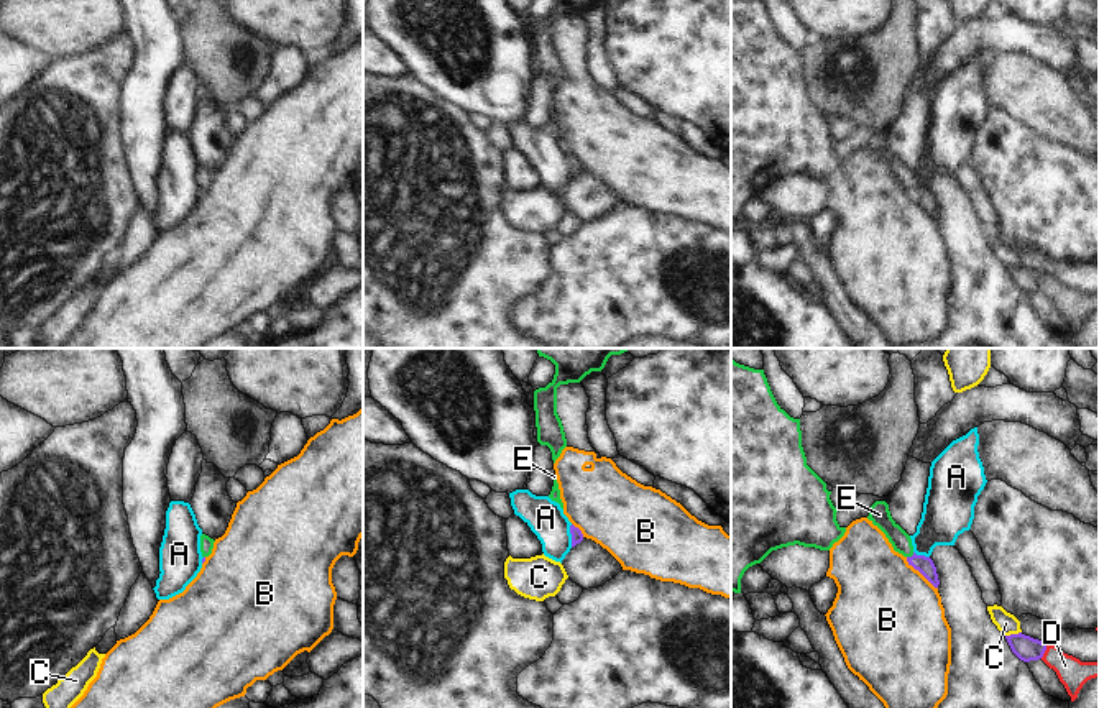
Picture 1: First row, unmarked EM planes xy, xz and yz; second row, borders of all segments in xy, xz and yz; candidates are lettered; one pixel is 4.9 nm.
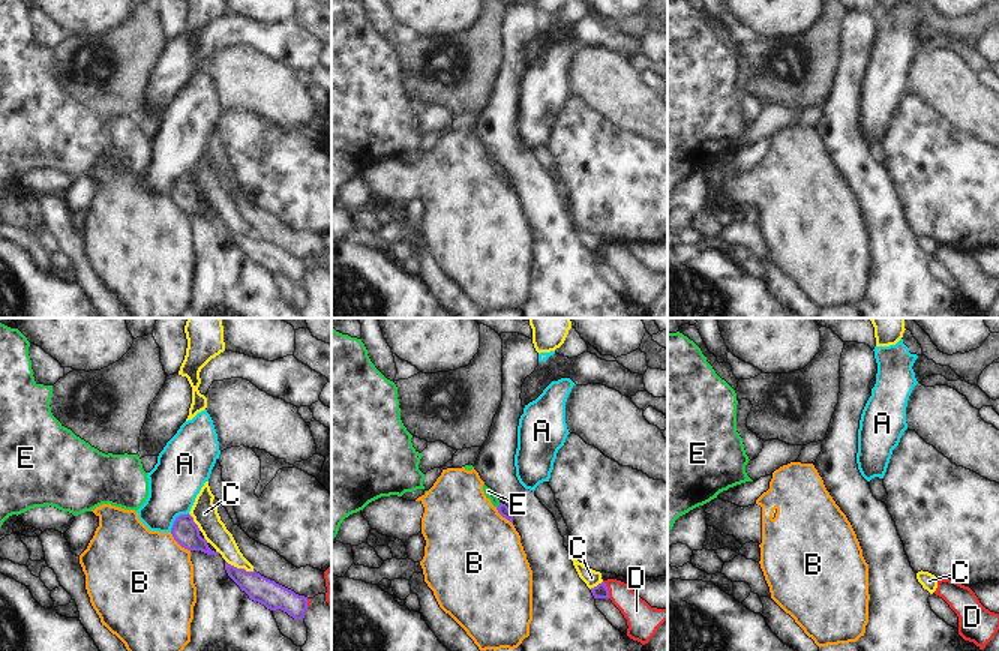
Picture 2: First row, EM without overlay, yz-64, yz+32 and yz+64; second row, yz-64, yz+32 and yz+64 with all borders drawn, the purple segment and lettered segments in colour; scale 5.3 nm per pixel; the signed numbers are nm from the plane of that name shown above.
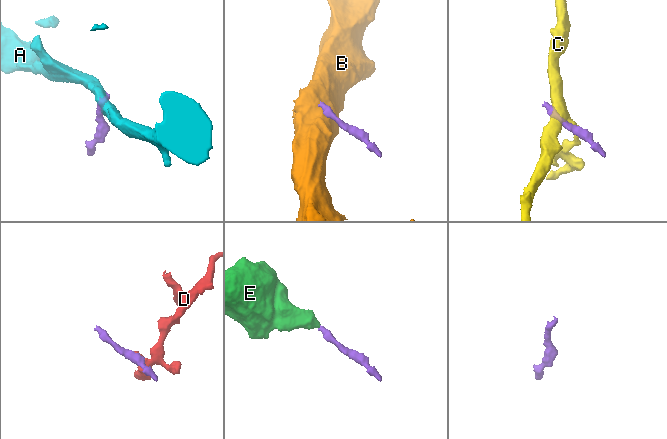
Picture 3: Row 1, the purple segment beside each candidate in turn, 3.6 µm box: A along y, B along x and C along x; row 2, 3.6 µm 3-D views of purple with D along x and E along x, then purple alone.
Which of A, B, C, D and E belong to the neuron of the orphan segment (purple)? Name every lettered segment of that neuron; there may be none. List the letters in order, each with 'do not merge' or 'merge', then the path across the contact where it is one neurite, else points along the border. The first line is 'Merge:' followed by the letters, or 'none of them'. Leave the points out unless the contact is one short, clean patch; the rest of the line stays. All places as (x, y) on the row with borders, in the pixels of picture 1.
Merge: E
A: do not merge; border xz (572, 524), (570, 546)
B: do not merge; border yz (905, 557), (937, 588)
C: do not merge
D: do not merge; border yz (1047, 644), (1040, 657)
E: merge; way yz (925, 565), (912, 556), (901, 541)

